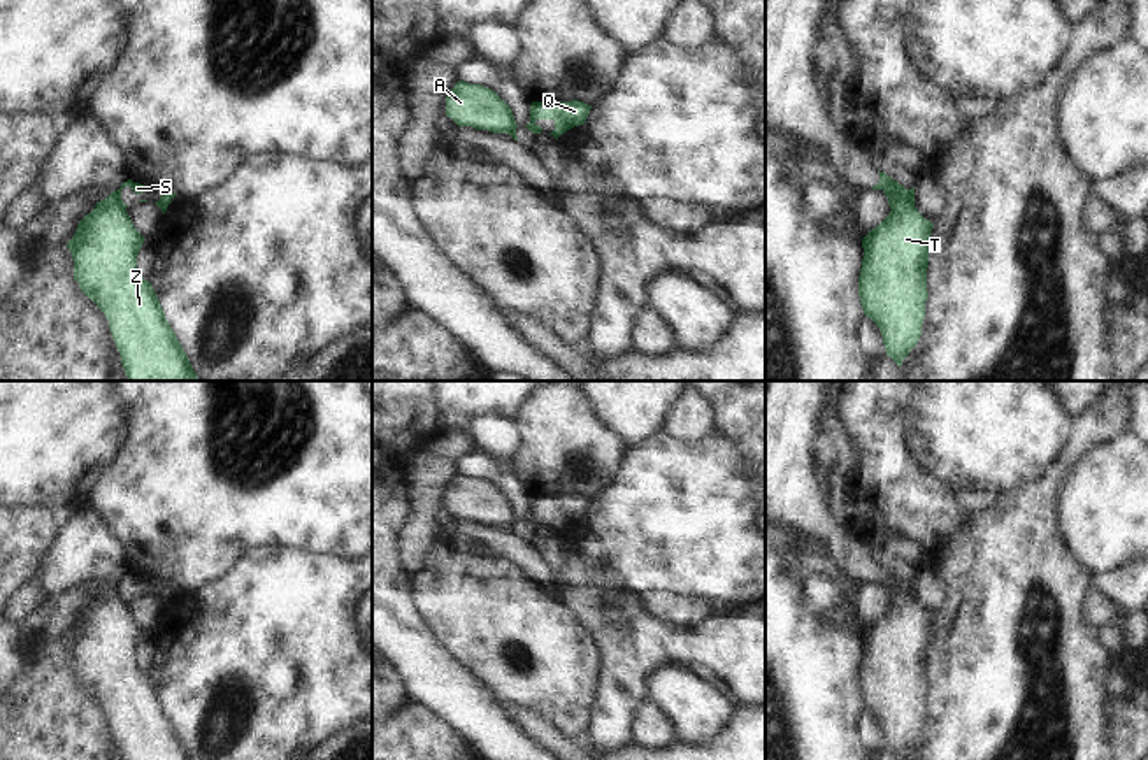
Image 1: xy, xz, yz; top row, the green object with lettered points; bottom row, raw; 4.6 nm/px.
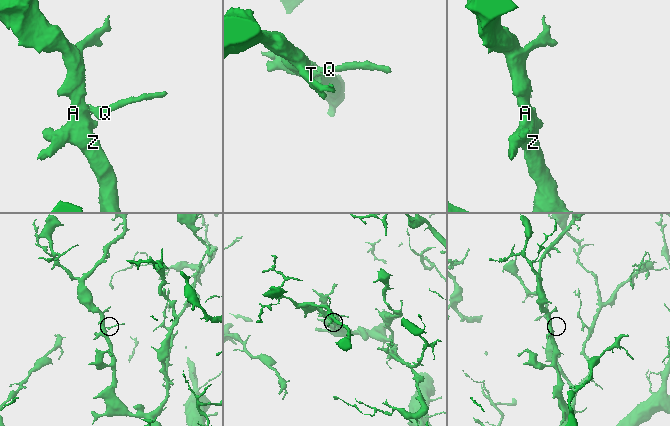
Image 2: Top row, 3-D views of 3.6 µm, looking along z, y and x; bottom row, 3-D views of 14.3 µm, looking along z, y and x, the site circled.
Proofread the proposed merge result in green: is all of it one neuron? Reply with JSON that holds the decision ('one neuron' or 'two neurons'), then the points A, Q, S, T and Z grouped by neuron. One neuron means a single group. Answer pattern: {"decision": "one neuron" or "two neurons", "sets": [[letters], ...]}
{"decision": "two neurons", "sets": [["A", "T", "Z"], ["Q", "S"]]}

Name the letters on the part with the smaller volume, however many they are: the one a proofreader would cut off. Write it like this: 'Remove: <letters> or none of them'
Remove: Q, S

